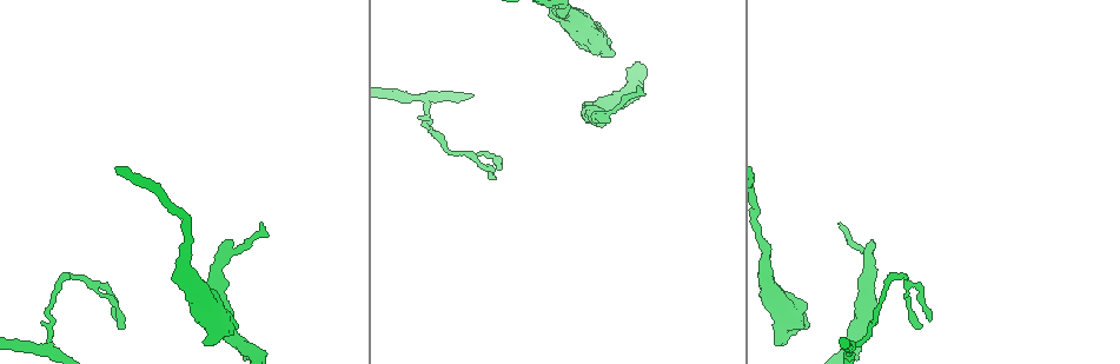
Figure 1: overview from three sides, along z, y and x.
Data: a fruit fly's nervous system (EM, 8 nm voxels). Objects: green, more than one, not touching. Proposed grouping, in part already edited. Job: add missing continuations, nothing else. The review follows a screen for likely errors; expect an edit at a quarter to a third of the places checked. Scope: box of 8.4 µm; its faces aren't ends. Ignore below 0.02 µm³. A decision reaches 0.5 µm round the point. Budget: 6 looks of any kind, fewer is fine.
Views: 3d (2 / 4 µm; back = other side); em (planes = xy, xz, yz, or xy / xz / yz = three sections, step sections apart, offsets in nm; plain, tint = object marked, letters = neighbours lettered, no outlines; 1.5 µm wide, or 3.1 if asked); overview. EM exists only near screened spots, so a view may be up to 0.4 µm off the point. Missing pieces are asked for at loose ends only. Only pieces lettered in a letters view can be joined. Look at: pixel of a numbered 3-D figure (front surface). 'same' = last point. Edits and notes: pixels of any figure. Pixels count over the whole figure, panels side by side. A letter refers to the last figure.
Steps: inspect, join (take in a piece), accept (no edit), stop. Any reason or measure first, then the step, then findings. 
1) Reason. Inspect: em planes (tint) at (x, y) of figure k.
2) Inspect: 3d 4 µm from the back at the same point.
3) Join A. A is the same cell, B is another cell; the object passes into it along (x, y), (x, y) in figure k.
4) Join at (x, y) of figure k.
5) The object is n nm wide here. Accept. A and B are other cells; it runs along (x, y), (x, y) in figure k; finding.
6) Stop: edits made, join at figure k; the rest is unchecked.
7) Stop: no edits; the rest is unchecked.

An open end. Inspect: 3d 2 µm at (929, 322) of figure 1.

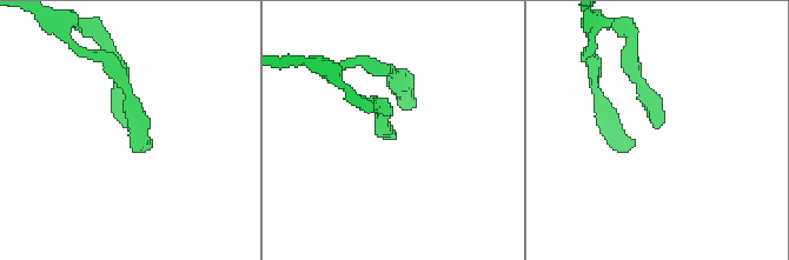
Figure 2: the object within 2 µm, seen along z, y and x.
Inspect: em planes (letters) at (391, 127) of figure 2.

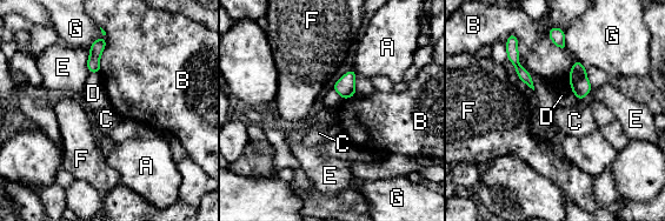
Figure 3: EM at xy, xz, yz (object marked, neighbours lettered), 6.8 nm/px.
Accept. A, B, C, D, E, F and G are other cells; a border runs along (550, 27), (551, 41), (566, 49) in figure 3; no lettered piece goes on from it.

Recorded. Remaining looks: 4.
Tapers out. Inspect: em planes (letters) at (261, 223) of figure 1.

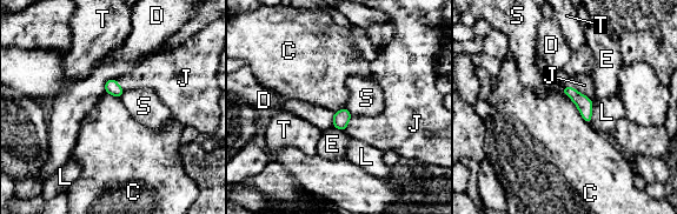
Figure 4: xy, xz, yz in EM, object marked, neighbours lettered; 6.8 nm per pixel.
The object is 80 nm wide here. Accept. C, D, E, J, L, S and T are other cells; a border runs along (562, 87), (575, 87), (592, 101) in figure 4; no lettered piece goes on from it.

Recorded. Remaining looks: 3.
Branch stops here. Inspect: em planes (letters) at (203, 343) of figure 1.

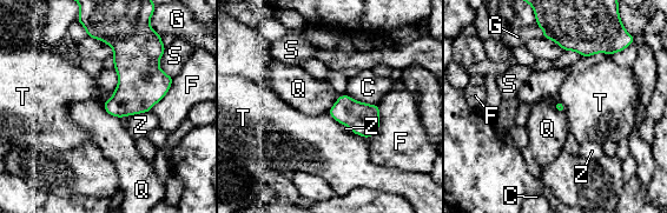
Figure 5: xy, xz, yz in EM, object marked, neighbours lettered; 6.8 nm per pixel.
The longest contact is with F, 240 nm. Accept. C, F, G, Q, S, T and Z are other cells; none of them fits.

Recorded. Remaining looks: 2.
Stop: no edits; the rest is unchecked.

